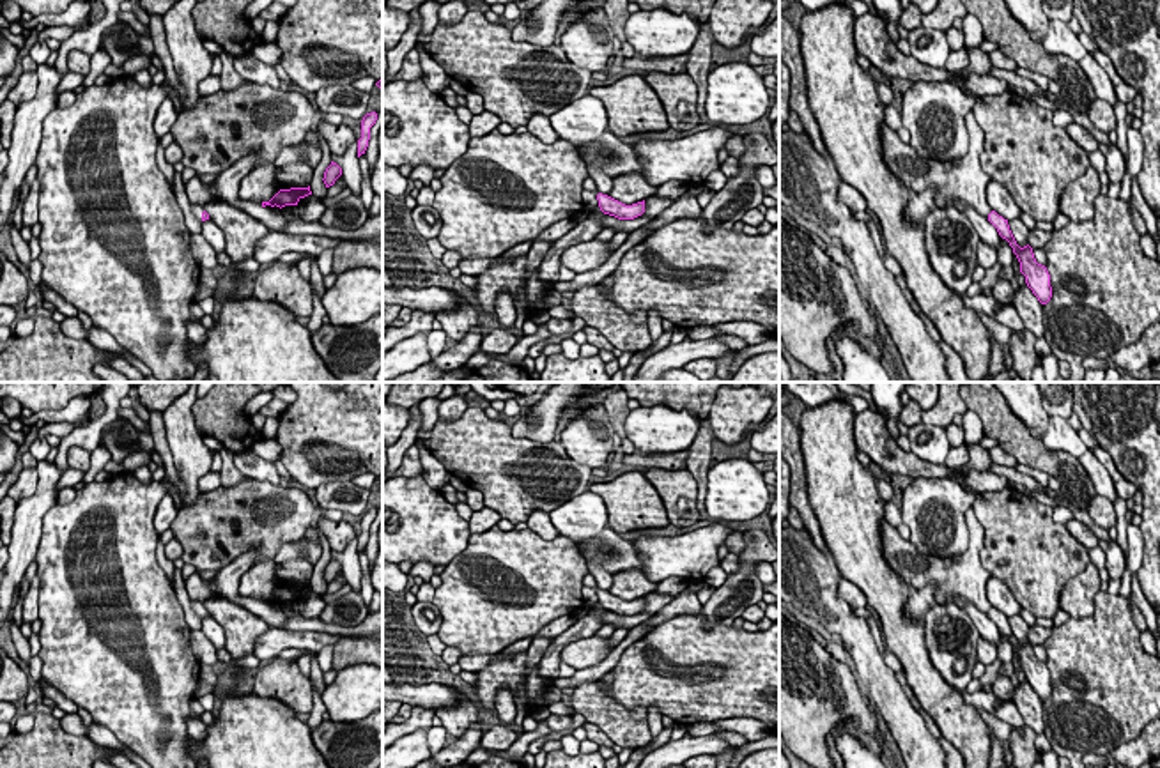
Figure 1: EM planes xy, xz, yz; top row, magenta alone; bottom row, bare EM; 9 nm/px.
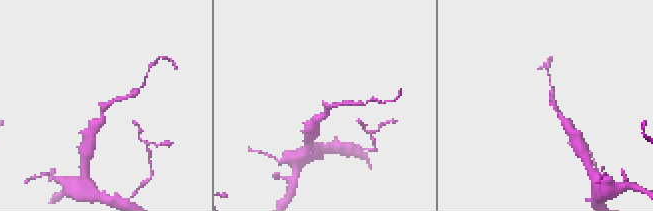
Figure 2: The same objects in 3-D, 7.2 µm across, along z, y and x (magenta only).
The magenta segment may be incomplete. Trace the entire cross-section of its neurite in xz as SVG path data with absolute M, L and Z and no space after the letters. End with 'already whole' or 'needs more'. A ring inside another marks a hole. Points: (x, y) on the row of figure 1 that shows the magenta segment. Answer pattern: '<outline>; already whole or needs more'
M602 193L597 195L597 200L604 214L615 216L618 219L634 219L645 212L645 200L632 205L625 205Z; already whole

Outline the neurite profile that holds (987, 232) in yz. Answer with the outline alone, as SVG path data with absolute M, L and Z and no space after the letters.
M951 200L947 209L956 209L960 214L963 214L976 228L979 241L992 246L994 250L999 250L1001 235L997 228L988 221L988 218L978 214L972 207L969 207L962 200Z

